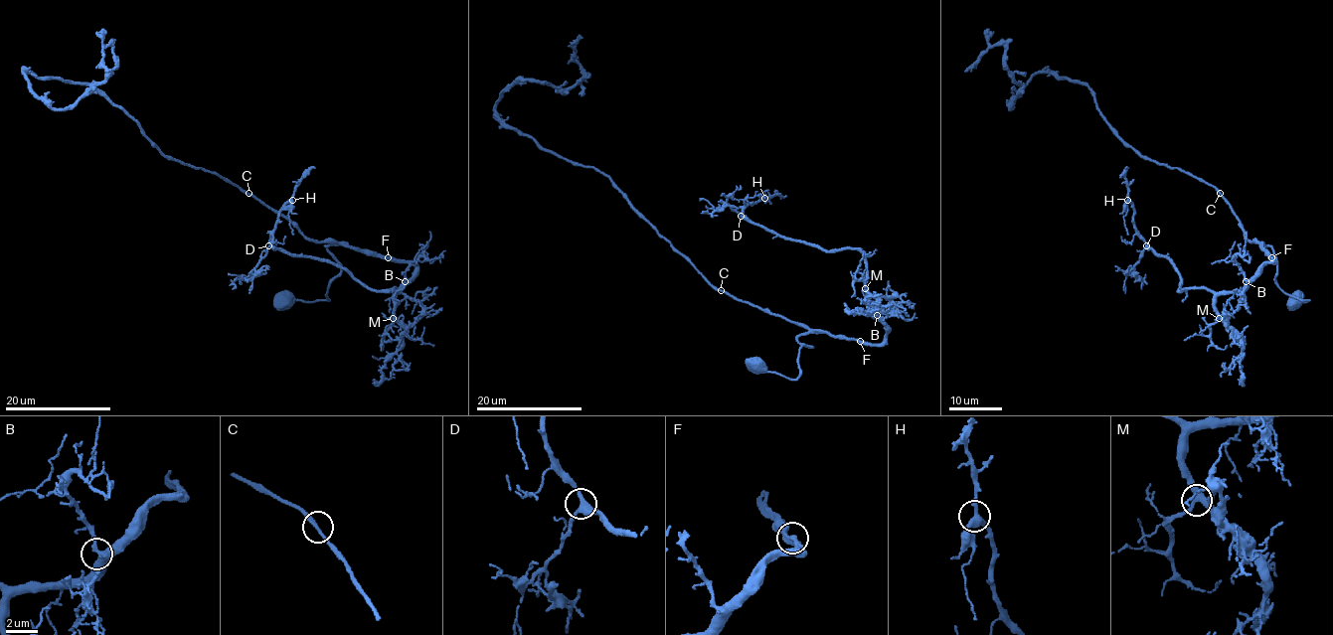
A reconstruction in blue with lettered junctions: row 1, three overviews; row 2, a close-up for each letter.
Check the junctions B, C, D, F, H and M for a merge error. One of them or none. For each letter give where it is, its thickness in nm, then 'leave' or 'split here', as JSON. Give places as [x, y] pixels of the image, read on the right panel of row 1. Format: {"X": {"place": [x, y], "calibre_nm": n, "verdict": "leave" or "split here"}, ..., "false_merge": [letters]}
{"B": {"place": [1246, 281], "calibre_nm": 400, "verdict": "leave"}, "C": {"place": [1220, 193], "calibre_nm": 240, "verdict": "leave"}, "D": {"place": [1146, 245], "calibre_nm": 320, "verdict": "leave"}, "F": {"place": [1271, 257], "calibre_nm": 420, "verdict": "leave"}, "H": {"place": [1127, 200], "calibre_nm": 360, "verdict": "leave"}, "M": {"place": [1219, 318], "calibre_nm": 360, "verdict": "leave"}, "false_merge": []}

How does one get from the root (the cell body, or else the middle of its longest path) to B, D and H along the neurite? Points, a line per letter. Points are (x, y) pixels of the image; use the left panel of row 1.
B: (249, 194), (283, 214), (307, 238), (316, 241), (336, 241), (364, 252), (411, 260), (415, 273), (405, 281)
D: (249, 194), (283, 214), (307, 238), (411, 260), (415, 273), (397, 292), (371, 290), (331, 262), (268, 245)
H: (249, 194), (307, 238), (415, 273), (371, 290), (277, 249), (292, 200)

